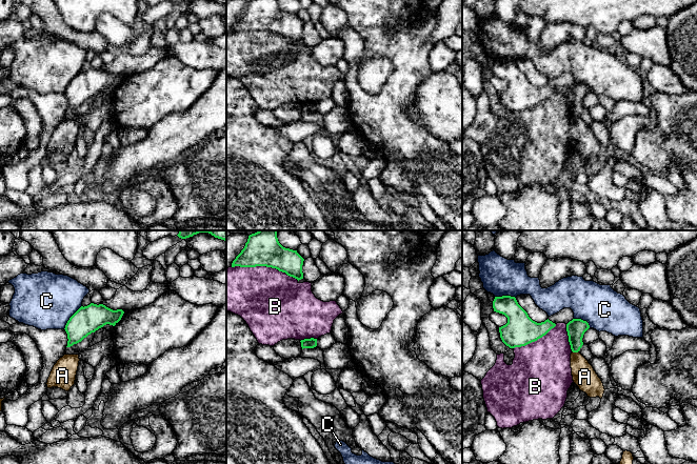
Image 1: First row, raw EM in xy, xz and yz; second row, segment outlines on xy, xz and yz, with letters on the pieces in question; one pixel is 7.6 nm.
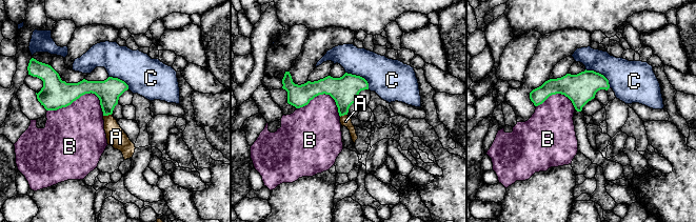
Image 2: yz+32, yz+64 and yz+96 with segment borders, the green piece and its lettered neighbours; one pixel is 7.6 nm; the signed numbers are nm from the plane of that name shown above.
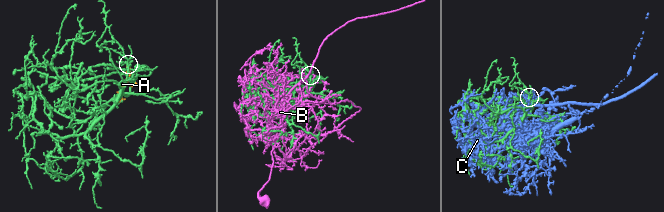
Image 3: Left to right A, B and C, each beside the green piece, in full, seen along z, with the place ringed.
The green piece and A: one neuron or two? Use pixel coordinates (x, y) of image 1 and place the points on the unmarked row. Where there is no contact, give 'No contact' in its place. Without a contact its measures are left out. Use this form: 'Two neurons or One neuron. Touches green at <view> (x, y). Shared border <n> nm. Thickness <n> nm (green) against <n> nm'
Two neurons. Touches green at yz (575, 116). Shared border 60 nm. Thickness 140 nm (green) against 180 nm

